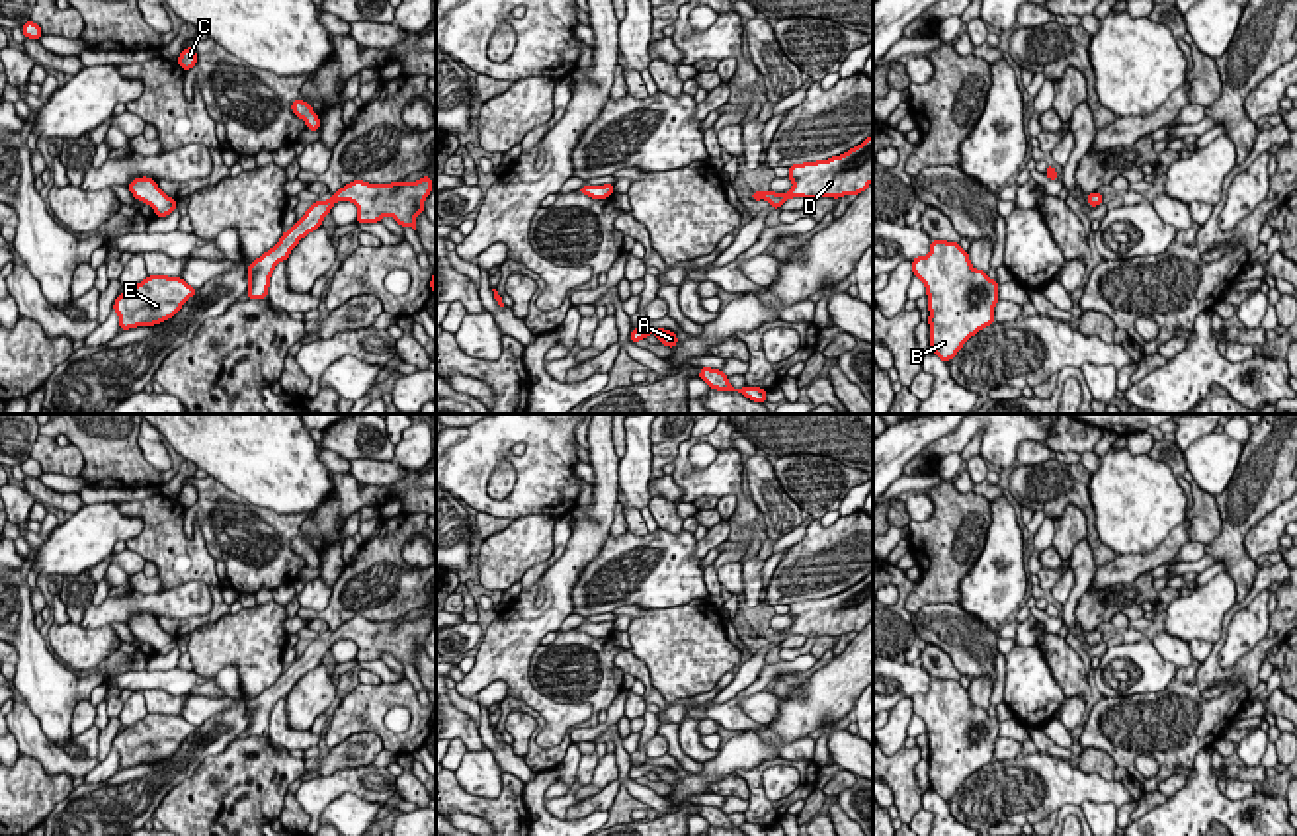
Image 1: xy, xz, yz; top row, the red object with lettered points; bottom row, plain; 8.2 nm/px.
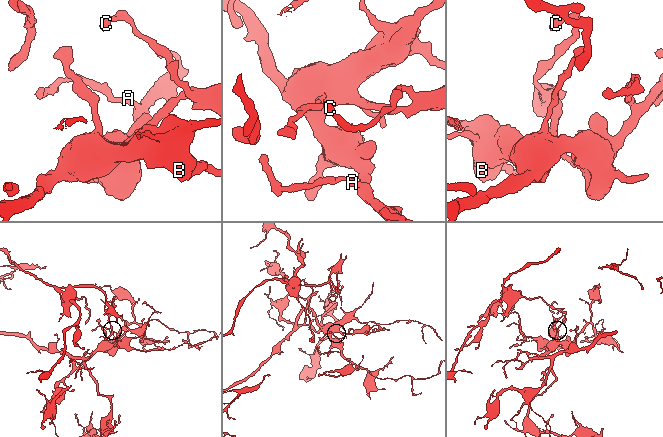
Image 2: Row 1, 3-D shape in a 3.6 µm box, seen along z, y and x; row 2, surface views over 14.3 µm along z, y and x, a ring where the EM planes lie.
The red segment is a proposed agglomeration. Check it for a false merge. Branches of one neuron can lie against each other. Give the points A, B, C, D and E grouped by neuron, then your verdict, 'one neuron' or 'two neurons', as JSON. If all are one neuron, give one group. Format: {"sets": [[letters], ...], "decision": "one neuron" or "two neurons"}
{"sets": [["A", "B", "C", "D", "E"]], "decision": "one neuron"}

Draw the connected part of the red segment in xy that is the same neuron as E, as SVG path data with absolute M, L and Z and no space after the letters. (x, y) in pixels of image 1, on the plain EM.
M148 713L115 736L113 748L119 754L119 768L170 758L195 731L197 727L182 715Z

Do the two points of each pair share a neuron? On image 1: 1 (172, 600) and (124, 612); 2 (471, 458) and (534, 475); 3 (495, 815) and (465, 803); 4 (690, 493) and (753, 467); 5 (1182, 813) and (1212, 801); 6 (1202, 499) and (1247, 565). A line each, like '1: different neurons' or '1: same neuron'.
1: same neuron
2: same neuron
3: same neuron
4: different neurons
5: same neuron
6: different neurons

